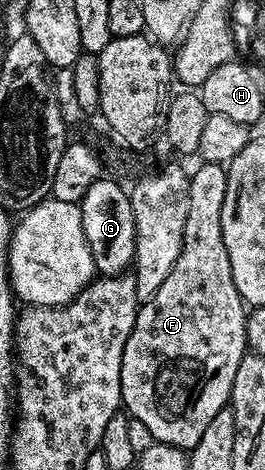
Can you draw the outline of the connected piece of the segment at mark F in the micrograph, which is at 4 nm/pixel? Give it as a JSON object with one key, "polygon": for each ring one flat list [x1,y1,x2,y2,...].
{"polygon":[[204,161,197,165,188,184,188,221,184,224,180,256,176,256,176,264,172,264,172,272,168,272,164,284,160,284,156,296,139,305,136,324,132,324,128,344,124,344,124,360,120,364,120,392,125,413,145,424,155,442,172,444,187,452,200,444,200,436,204,436,216,412,227,409,236,368,240,368,240,360,248,353,248,307,240,292,236,292,232,260,228,260,224,228,220,228,220,210,224,208,224,192,228,189,226,166]]}

